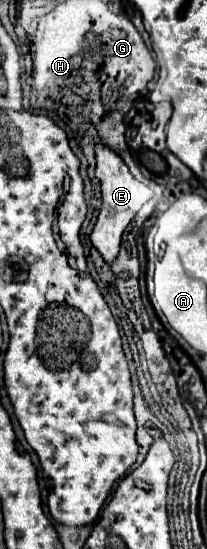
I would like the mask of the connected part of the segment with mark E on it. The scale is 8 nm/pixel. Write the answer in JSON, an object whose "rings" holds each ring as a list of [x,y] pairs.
{"rings":[[[97,143],[95,155],[97,155],[95,177],[101,183],[101,209],[99,209],[99,217],[97,217],[97,223],[95,223],[93,233],[91,233],[91,241],[93,241],[93,247],[103,255],[103,259],[107,263],[111,263],[119,253],[123,231],[133,221],[135,213],[143,207],[143,203],[147,203],[153,197],[153,191],[129,173],[127,165],[123,163],[123,159],[113,149]]]}

